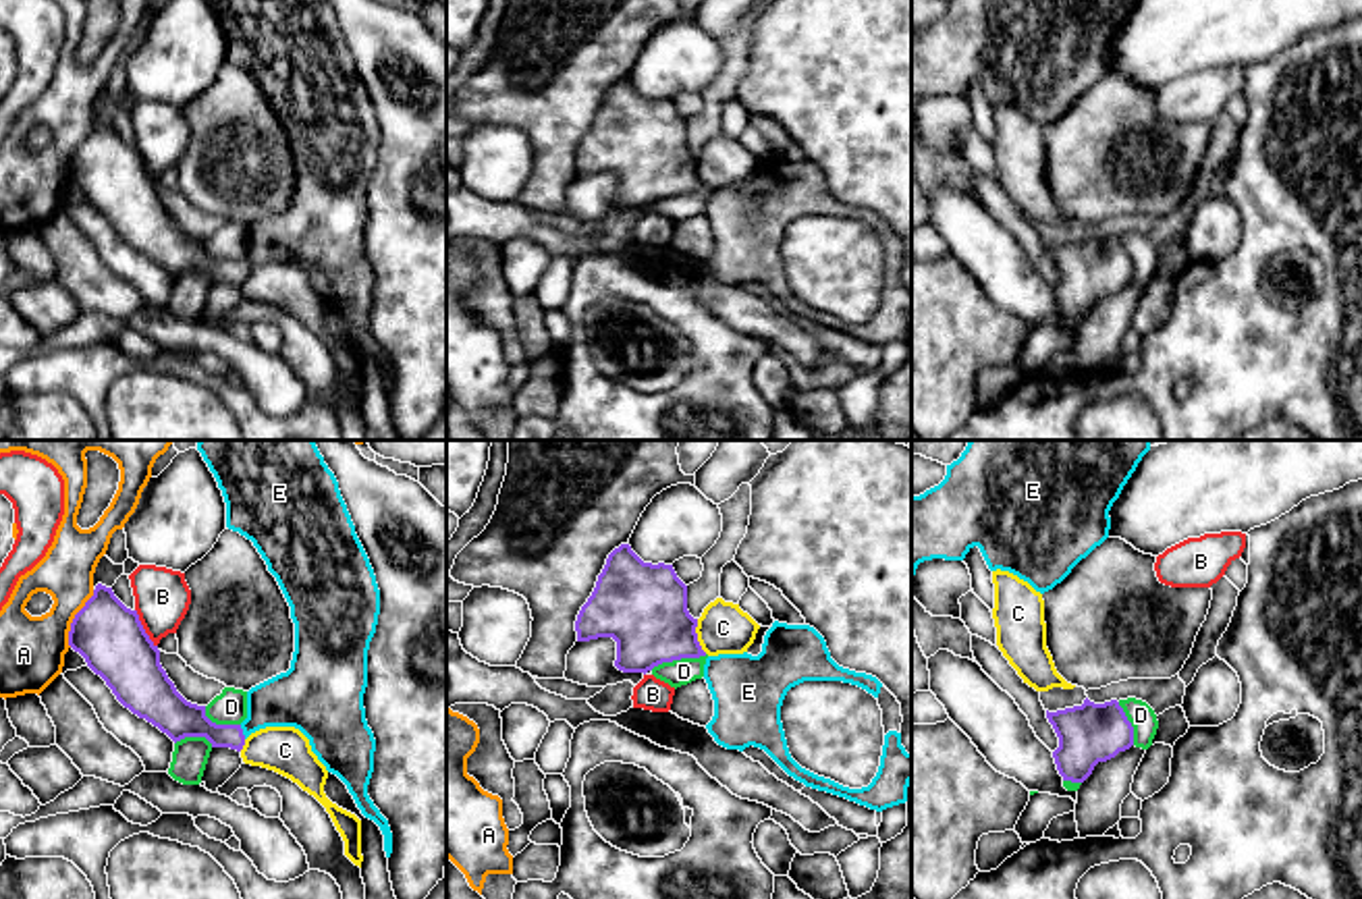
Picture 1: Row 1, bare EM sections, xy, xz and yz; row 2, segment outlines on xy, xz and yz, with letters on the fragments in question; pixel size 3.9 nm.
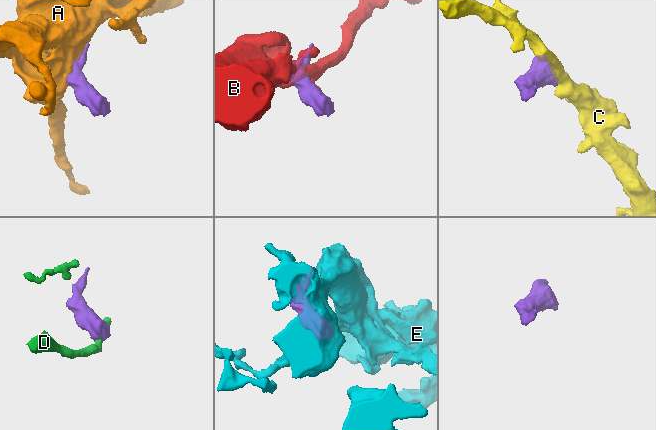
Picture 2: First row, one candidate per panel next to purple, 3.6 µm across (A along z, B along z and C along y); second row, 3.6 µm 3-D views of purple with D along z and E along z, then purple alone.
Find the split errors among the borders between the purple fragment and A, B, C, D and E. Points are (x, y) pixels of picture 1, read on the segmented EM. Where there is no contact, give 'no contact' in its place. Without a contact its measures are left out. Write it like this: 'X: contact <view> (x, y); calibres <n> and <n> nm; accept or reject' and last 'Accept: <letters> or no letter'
A: contact xy (73, 619); calibres 260 and 260 nm; reject
B: contact xy (142, 628); calibres 260 and 220 nm; reject
C: contact xz (696, 636); calibres 340 and 200 nm; reject
D: contact xz (677, 659); calibres 340 and 100 nm; reject
E: contact xy (241, 731); calibres 150 and 220 nm; accept
Accept: E

